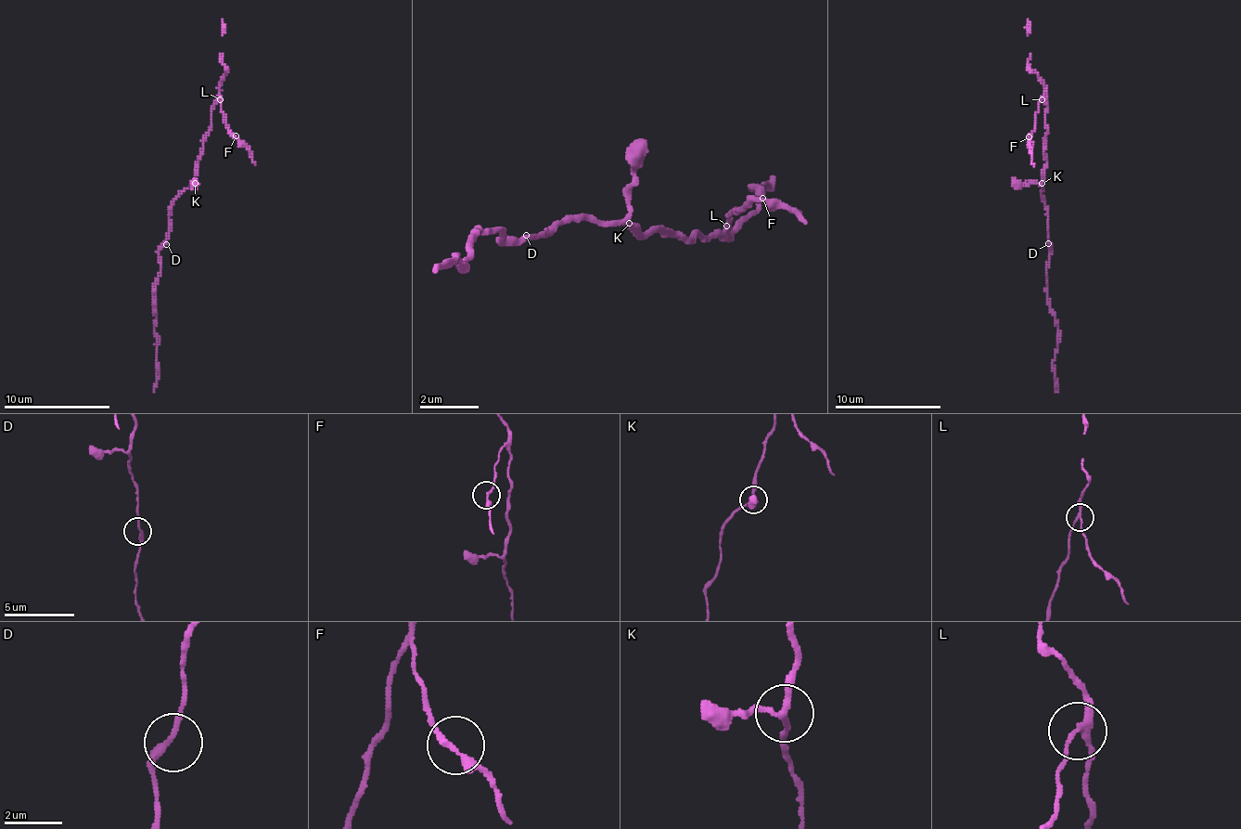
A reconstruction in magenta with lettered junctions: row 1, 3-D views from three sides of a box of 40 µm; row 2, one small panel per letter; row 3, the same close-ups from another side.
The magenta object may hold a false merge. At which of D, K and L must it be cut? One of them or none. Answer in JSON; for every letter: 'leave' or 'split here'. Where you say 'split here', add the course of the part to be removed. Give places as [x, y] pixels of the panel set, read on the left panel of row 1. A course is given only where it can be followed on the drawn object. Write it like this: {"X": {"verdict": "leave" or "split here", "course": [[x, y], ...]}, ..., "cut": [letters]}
{"D": {"verdict": "leave"}, "K": {"verdict": "leave"}, "L": {"verdict": "split here", "course": [[219, 98], [226, 128], [255, 165]]}, "cut": ["L"]}

